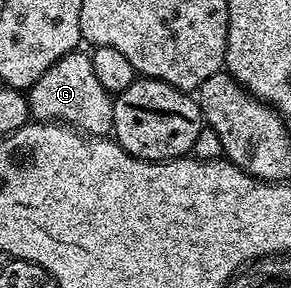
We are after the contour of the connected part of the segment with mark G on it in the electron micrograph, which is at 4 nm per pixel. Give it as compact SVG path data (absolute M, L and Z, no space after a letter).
M88 52L63 55L27 91L29 111L34 121L55 121L80 129L90 137L104 137L113 131L113 97L99 83Z

